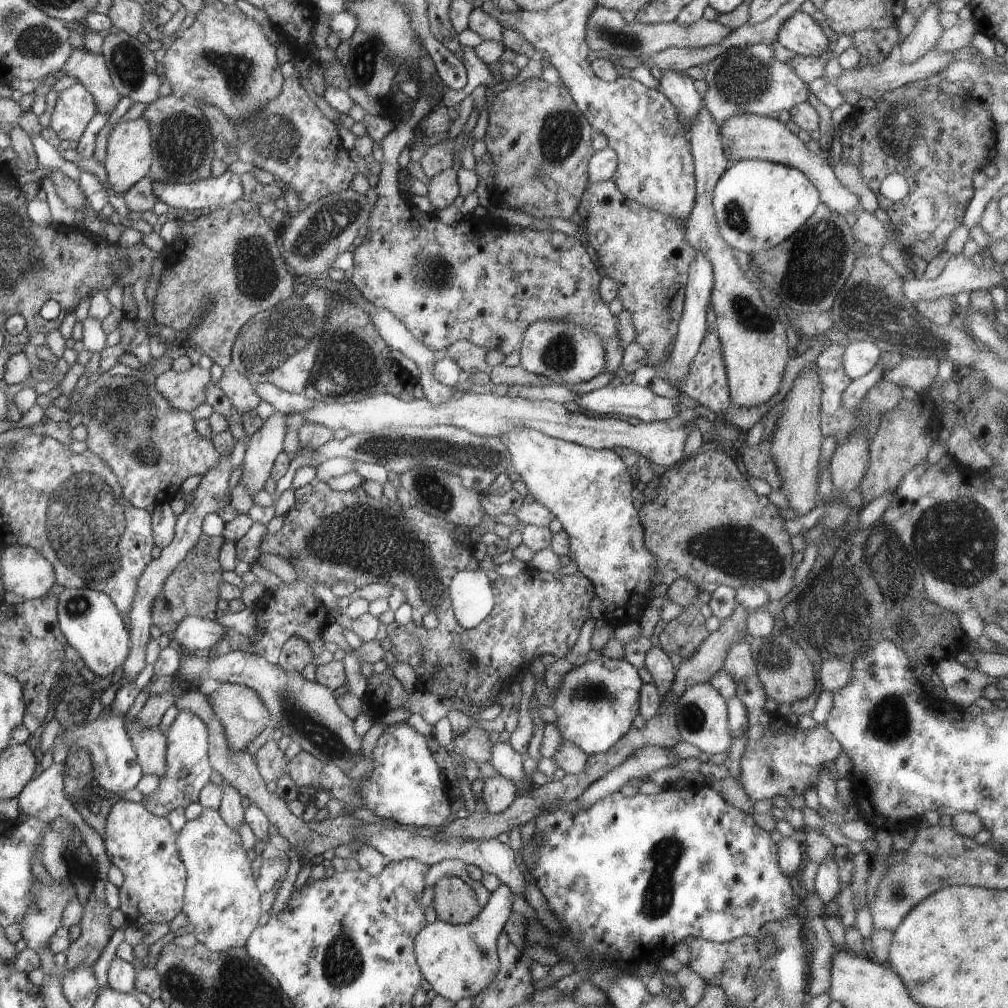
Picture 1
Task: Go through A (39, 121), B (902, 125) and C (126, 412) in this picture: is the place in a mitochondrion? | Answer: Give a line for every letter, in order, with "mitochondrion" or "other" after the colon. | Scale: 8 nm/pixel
A: other
B: mitochondrion
C: mitochondrion

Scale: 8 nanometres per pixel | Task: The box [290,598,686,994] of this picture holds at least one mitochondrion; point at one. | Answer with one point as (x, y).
(342, 966)

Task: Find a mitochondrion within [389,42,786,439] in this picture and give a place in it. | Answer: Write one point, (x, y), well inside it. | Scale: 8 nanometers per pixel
(741, 81)

